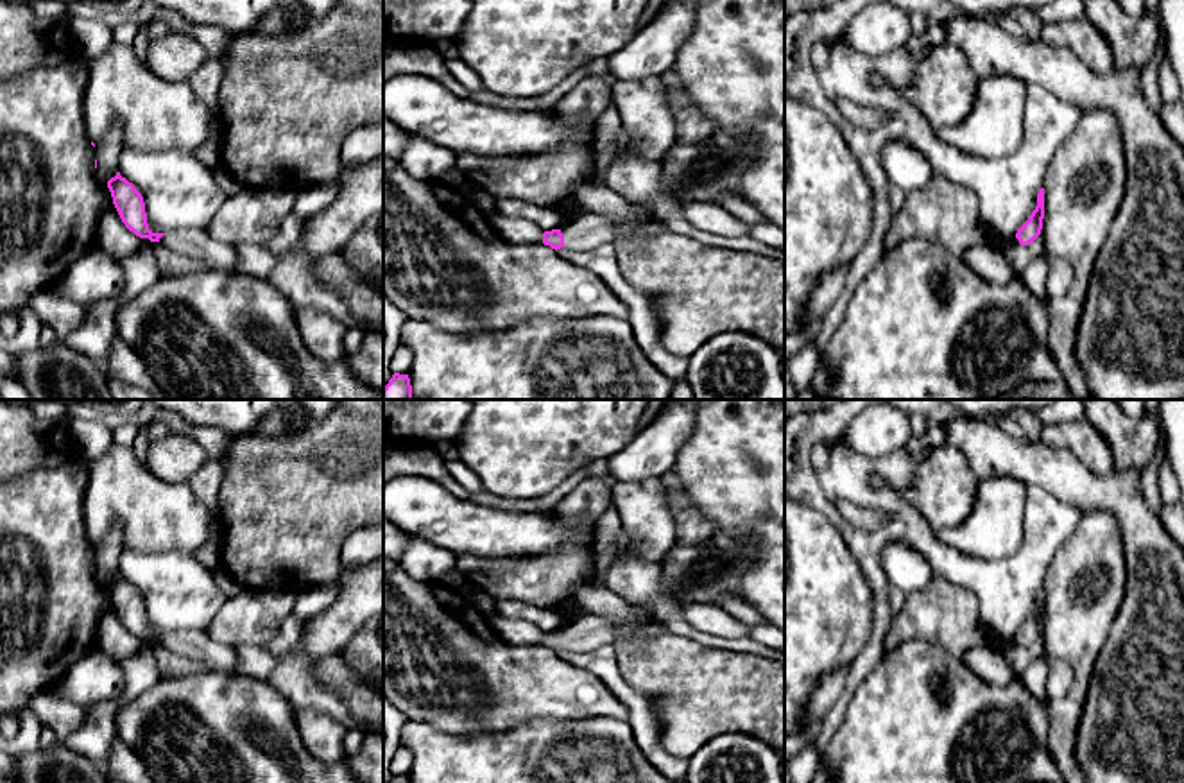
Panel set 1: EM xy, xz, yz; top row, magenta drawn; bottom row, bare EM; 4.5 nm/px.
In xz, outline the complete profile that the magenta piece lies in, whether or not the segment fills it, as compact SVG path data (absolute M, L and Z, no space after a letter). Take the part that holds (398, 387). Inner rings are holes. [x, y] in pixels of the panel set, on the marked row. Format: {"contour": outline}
{"contour": "M394 373L383 387L383 400L412 400L412 385L408 374Z"}

